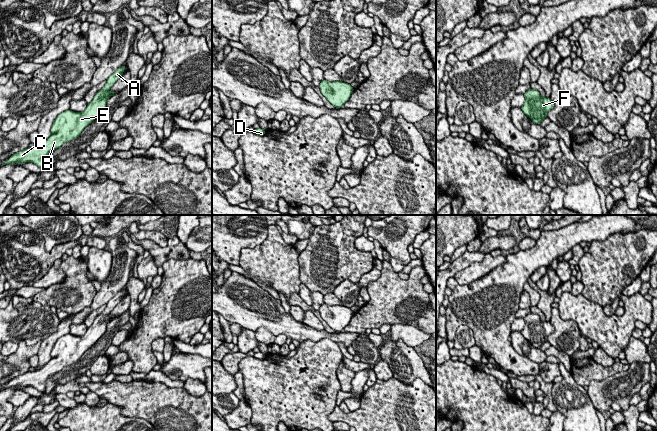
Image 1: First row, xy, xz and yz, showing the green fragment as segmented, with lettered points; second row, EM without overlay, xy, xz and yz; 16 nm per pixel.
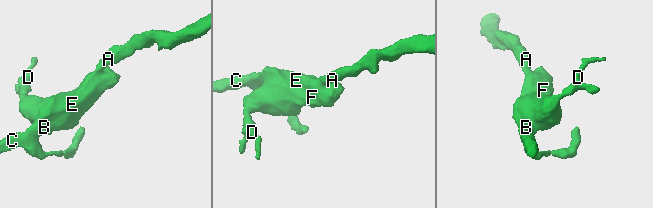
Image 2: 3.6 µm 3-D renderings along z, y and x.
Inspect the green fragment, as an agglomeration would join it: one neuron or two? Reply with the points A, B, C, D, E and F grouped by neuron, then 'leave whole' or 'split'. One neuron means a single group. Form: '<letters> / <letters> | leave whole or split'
A B C D E F | leave whole

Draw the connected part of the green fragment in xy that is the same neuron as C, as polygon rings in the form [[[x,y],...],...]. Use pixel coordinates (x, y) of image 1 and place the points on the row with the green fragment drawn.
[[[121,65],[111,76],[109,76],[104,87],[97,92],[83,112],[74,112],[69,109],[60,113],[55,118],[50,129],[51,135],[46,141],[38,146],[28,147],[25,150],[13,154],[7,161],[2,163],[2,165],[31,162],[38,167],[45,169],[48,153],[59,148],[64,143],[76,139],[84,128],[91,124],[101,114],[106,107],[108,99],[118,93],[109,93],[108,91],[123,75],[125,69],[126,67]]]

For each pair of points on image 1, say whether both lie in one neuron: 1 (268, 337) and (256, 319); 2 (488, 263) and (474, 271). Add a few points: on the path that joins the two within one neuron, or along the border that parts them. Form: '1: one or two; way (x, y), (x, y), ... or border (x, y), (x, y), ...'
1: two; border (255, 331), (259, 328), (266, 328), (275, 336)
2: one; way (485, 266), (477, 270)

